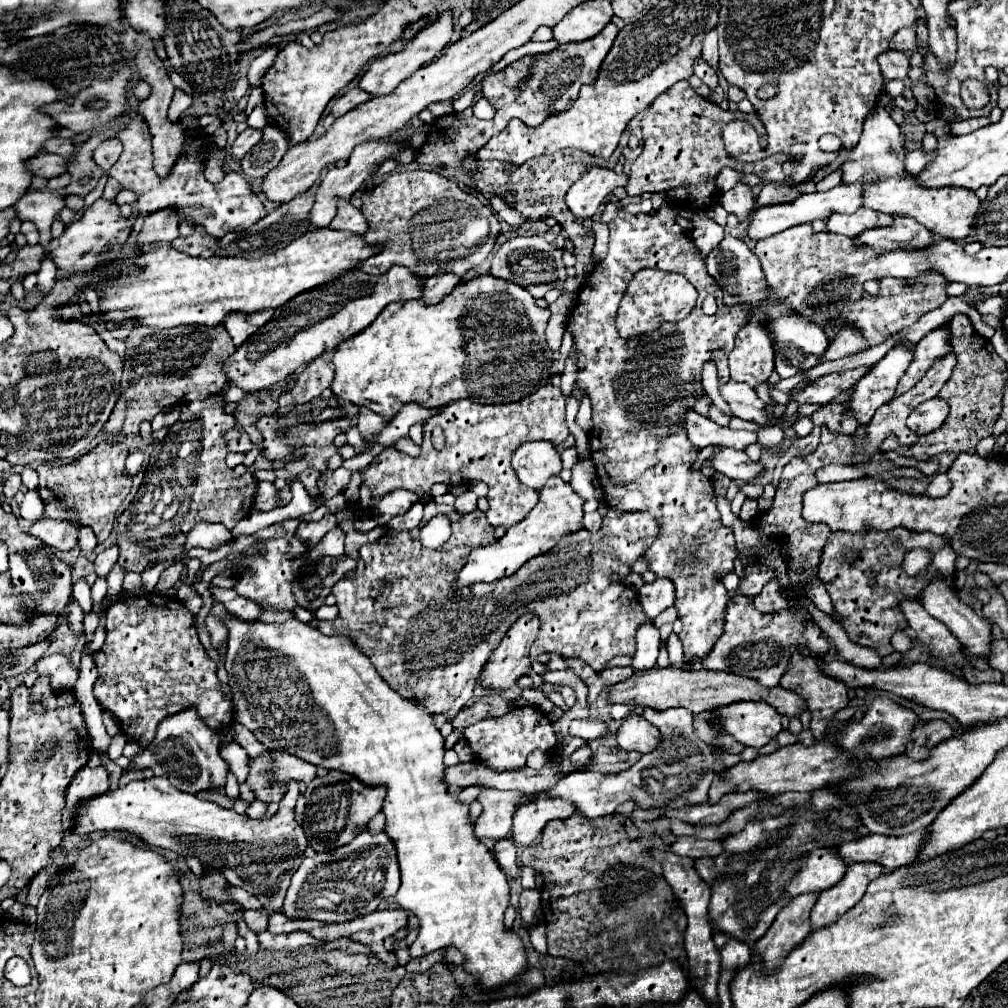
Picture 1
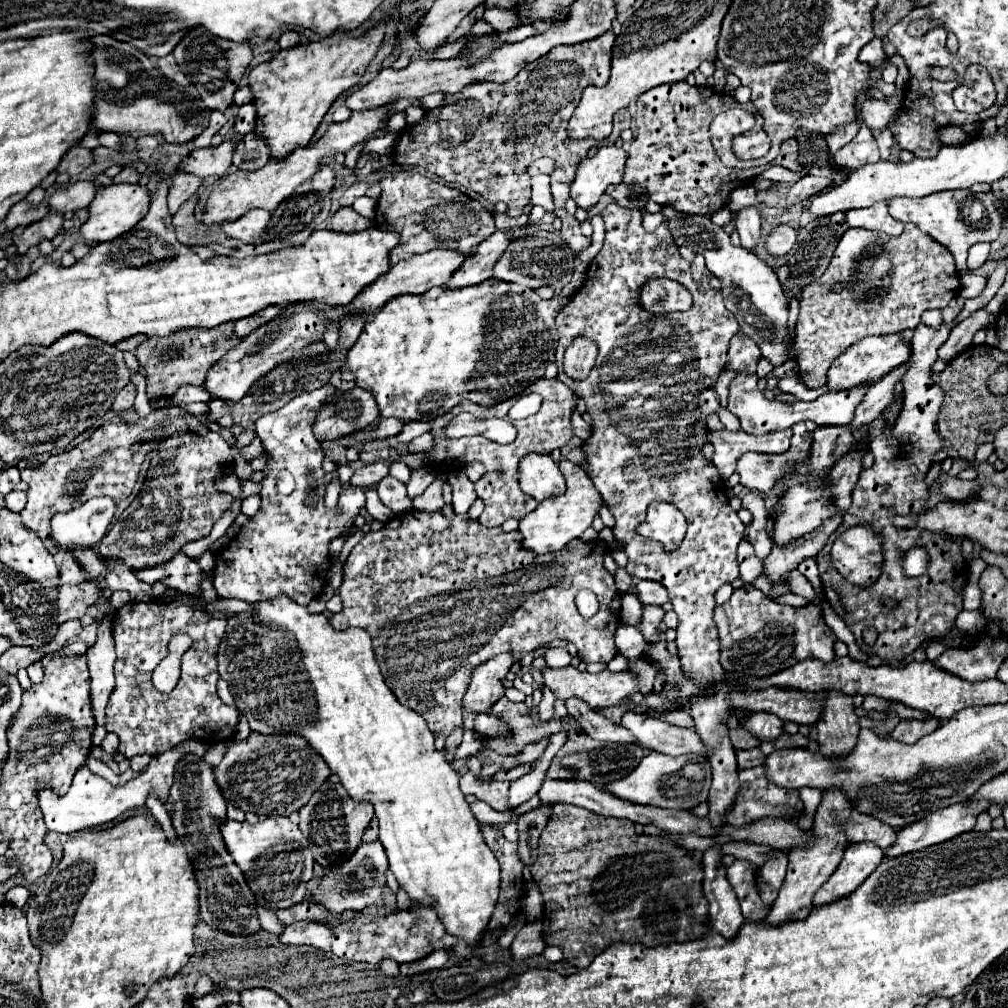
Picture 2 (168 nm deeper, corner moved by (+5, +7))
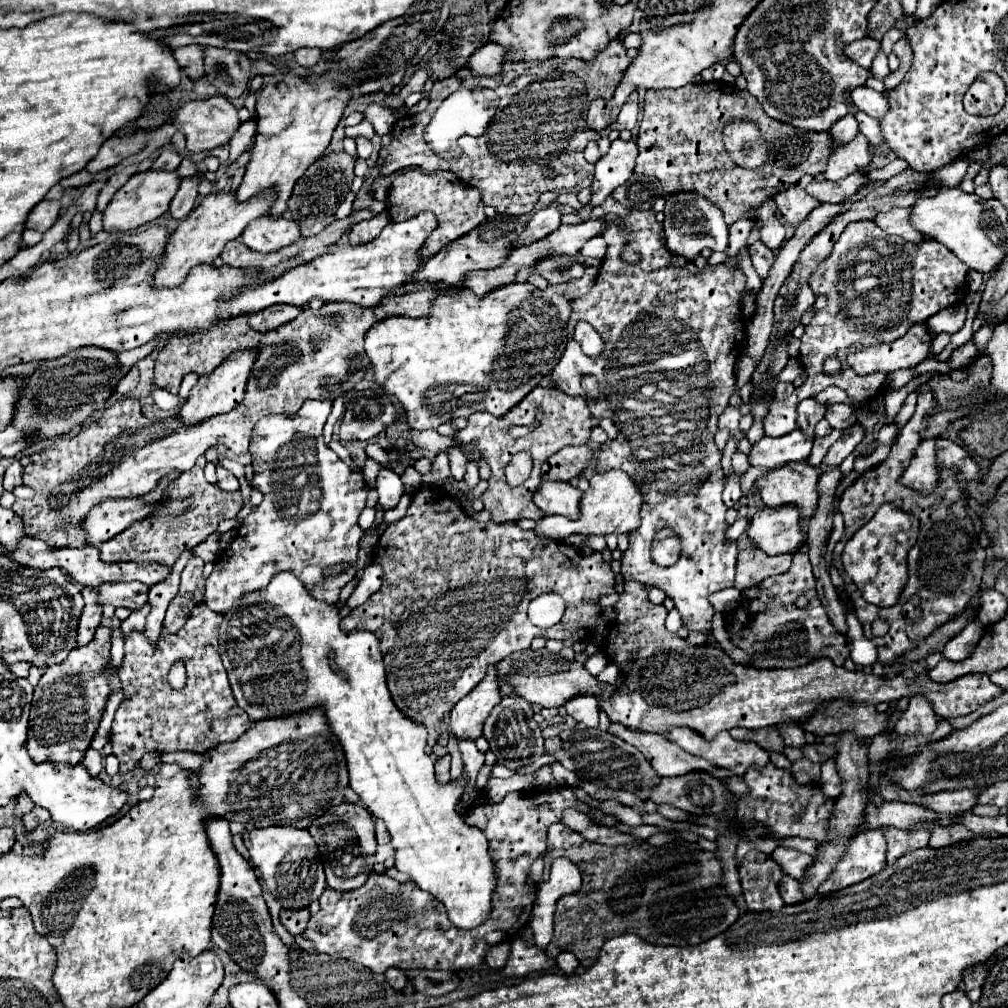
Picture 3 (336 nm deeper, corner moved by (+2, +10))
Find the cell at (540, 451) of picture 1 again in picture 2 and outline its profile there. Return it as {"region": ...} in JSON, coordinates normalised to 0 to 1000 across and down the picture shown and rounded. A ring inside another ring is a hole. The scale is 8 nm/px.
{"region":[[[529,449],[527,453],[519,453],[515,461],[515,479],[519,489],[531,497],[555,493],[561,487],[561,473],[547,451]]]}

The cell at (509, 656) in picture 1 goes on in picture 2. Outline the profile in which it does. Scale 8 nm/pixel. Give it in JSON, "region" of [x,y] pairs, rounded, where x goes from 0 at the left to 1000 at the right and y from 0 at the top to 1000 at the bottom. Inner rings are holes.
{"region":[[[507,648],[493,650],[481,660],[475,660],[475,664],[471,664],[469,668],[465,686],[459,691],[459,703],[473,709],[483,707],[489,701],[489,697],[493,697],[501,689],[497,674],[501,674],[507,660],[509,660]]]}

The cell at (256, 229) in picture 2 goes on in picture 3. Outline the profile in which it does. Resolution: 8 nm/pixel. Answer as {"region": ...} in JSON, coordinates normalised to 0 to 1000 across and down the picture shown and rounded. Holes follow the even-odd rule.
{"region":[[[260,214],[244,224],[238,238],[254,250],[272,250],[298,236],[298,226],[292,218],[280,214]]]}

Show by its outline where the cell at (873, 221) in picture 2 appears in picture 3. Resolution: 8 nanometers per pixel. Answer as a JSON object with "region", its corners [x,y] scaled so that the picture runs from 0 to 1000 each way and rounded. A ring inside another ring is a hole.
{"region":[[[885,206],[883,210],[873,210],[867,216],[867,222],[873,224],[879,232],[889,232],[895,234],[901,240],[915,240],[917,234],[901,220],[901,206]]]}

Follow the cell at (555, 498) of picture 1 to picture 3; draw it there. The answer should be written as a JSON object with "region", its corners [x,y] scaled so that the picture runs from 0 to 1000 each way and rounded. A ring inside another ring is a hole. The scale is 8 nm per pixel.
{"region":[[[605,466],[601,470],[589,470],[583,486],[577,492],[575,512],[571,516],[558,514],[556,510],[542,510],[536,516],[532,516],[530,528],[534,534],[544,534],[550,538],[560,536],[565,530],[577,530],[577,532],[587,532],[587,530],[601,532],[605,528],[609,528],[609,530],[621,528],[623,530],[635,522],[635,512],[633,512],[635,500],[637,500],[635,486],[631,484],[631,480],[625,476],[625,472],[621,468]]]}

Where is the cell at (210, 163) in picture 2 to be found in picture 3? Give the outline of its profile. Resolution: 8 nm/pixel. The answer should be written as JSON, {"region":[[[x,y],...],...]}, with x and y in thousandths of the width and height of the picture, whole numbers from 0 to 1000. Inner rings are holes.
{"region":[[[196,171],[194,175],[188,175],[188,177],[181,177],[179,187],[177,187],[173,198],[169,200],[169,212],[173,216],[181,218],[181,216],[185,216],[188,212],[188,208],[192,206],[194,194],[196,194],[196,183],[202,177],[204,177],[202,171]]]}

